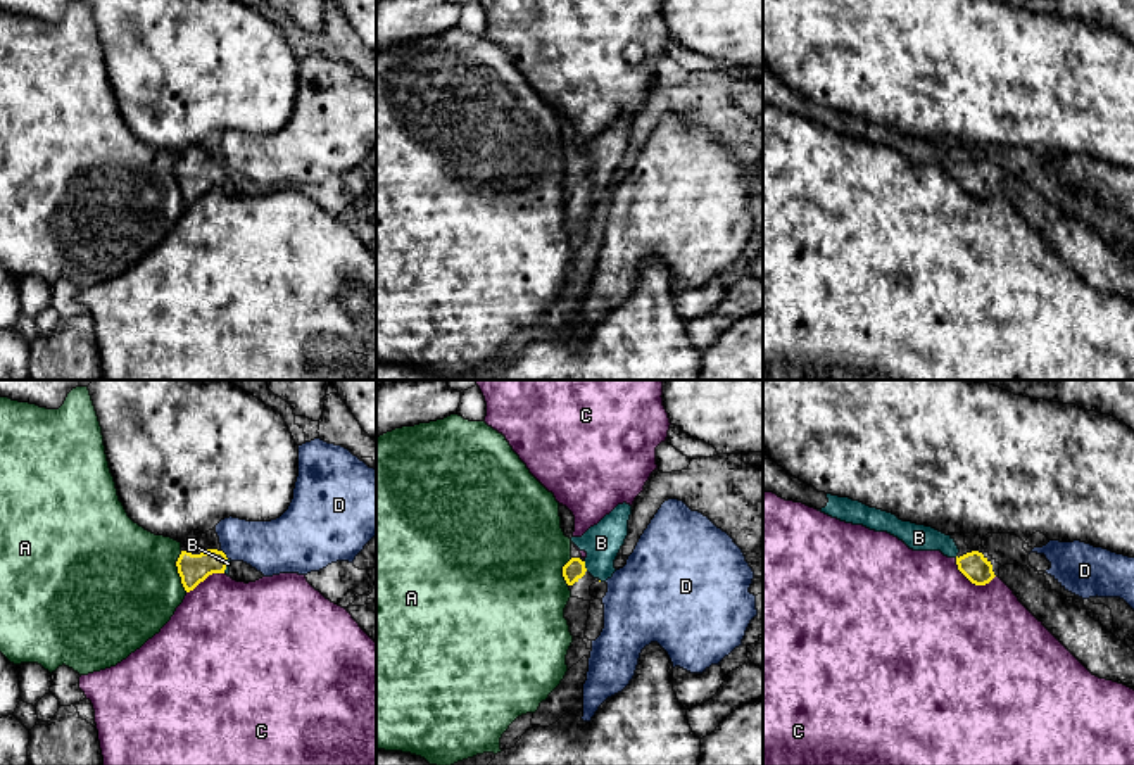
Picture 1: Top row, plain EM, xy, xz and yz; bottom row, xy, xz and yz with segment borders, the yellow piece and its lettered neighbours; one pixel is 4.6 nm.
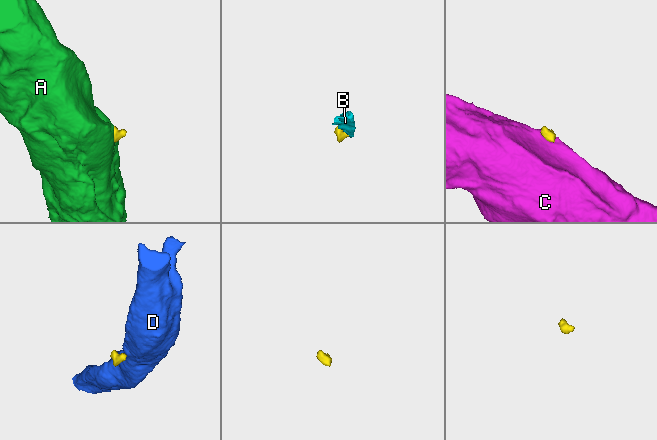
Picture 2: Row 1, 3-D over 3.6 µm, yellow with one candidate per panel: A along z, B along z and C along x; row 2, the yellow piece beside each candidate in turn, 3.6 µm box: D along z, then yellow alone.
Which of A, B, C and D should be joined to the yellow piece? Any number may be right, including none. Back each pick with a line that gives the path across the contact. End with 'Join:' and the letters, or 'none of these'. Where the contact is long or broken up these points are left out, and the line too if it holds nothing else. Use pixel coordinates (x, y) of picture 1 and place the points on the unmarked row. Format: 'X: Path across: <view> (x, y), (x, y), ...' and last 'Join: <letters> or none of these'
B: Path across: xz (575, 182), (584, 180), (601, 163), (601, 156)
Join: B

